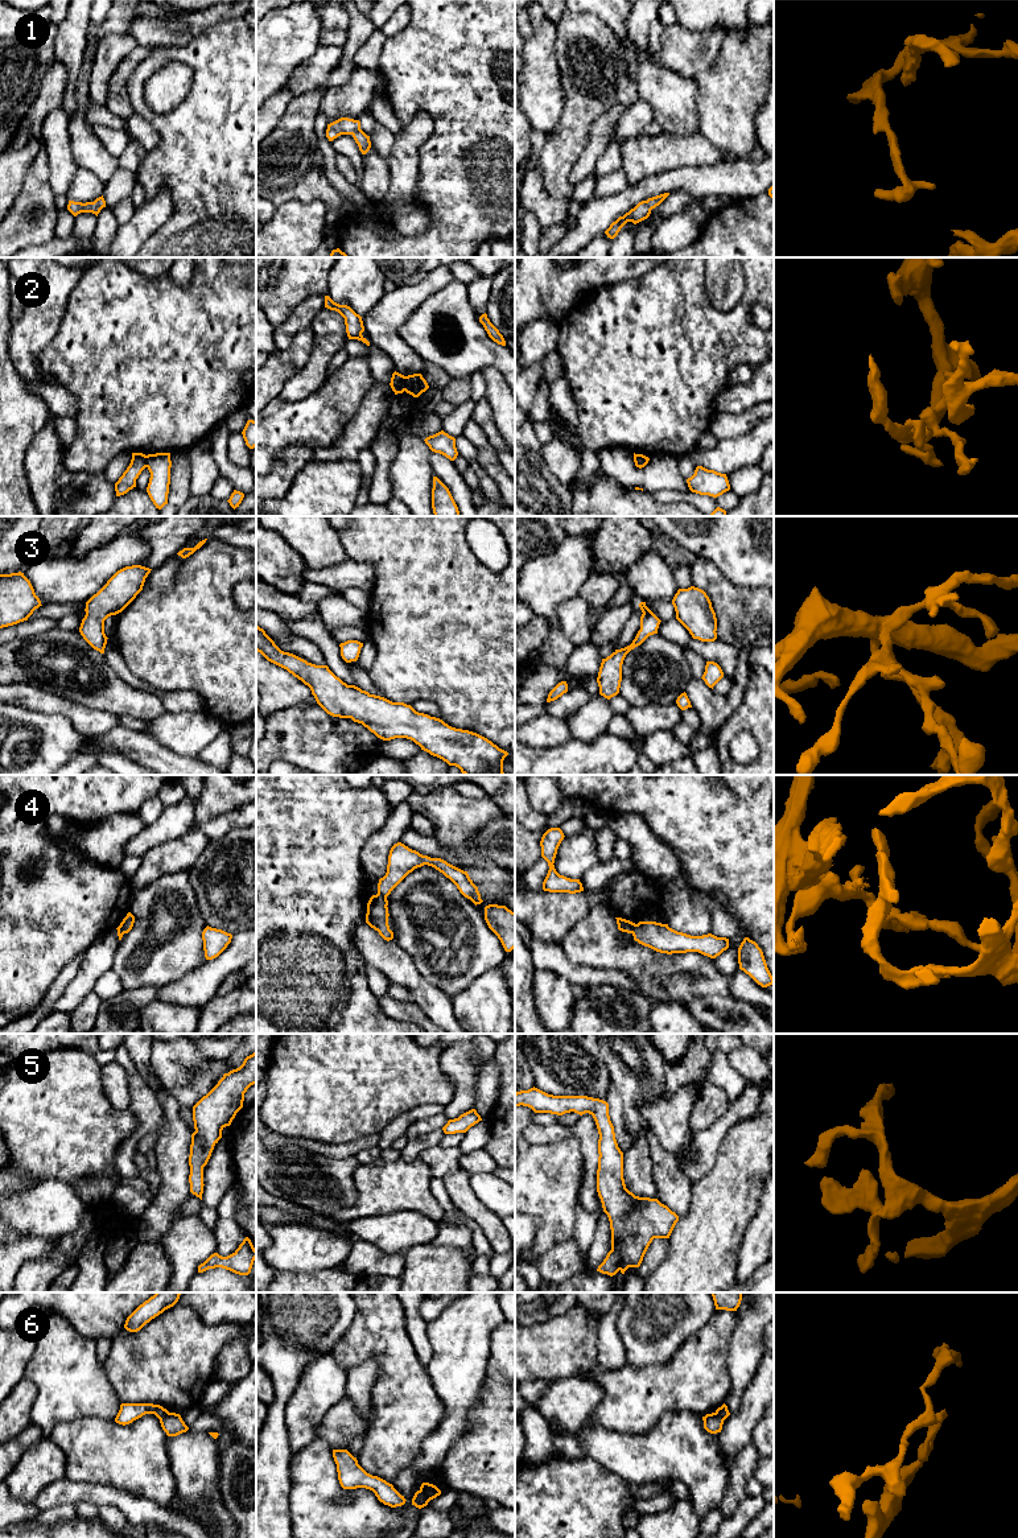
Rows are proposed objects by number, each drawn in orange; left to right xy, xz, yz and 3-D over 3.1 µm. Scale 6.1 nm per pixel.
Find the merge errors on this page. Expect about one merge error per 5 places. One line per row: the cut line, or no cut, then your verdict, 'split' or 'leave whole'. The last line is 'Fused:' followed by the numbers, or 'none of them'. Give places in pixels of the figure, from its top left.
1: cut none; leave whole
2: cut xz (404, 376), (406, 390); split
3: cut none; leave whole
4: cut yz (637, 924), (633, 934); split
5: cut none; leave whole
6: cut xz (419, 1491), (428, 1501); split
Fused: 2, 4, 6

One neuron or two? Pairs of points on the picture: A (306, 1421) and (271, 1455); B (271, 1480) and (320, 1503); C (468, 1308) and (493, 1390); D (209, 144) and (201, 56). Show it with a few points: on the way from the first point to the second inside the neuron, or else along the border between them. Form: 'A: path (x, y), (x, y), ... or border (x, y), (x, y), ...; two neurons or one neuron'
A: border (285, 1407), (284, 1423), (293, 1454); two neurons
B: border (292, 1459), (291, 1520); two neurons
C: border (491, 1341), (487, 1377), (479, 1402); two neurons
D: path (210, 122), (210, 78); one neuron

